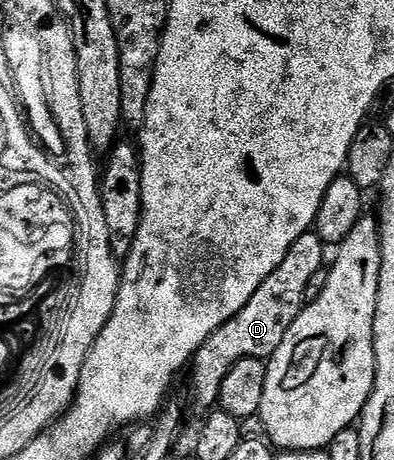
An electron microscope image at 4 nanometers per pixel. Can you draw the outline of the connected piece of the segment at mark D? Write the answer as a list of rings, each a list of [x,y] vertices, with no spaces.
[[[308,232],[301,235],[297,244],[293,244],[293,248],[285,256],[285,260],[281,260],[279,267],[265,280],[265,284],[261,284],[261,288],[253,292],[253,300],[249,300],[249,304],[245,304],[245,308],[241,308],[241,312],[237,312],[233,320],[221,324],[221,328],[217,328],[217,332],[213,332],[213,336],[209,336],[205,344],[201,344],[190,371],[191,402],[197,409],[207,412],[218,403],[221,380],[229,376],[229,368],[233,368],[237,360],[267,360],[274,354],[281,340],[285,340],[285,332],[289,332],[293,320],[297,320],[297,316],[303,311],[305,299],[308,297],[307,285],[315,277],[318,279],[324,269],[323,249],[325,243],[318,234]]]

